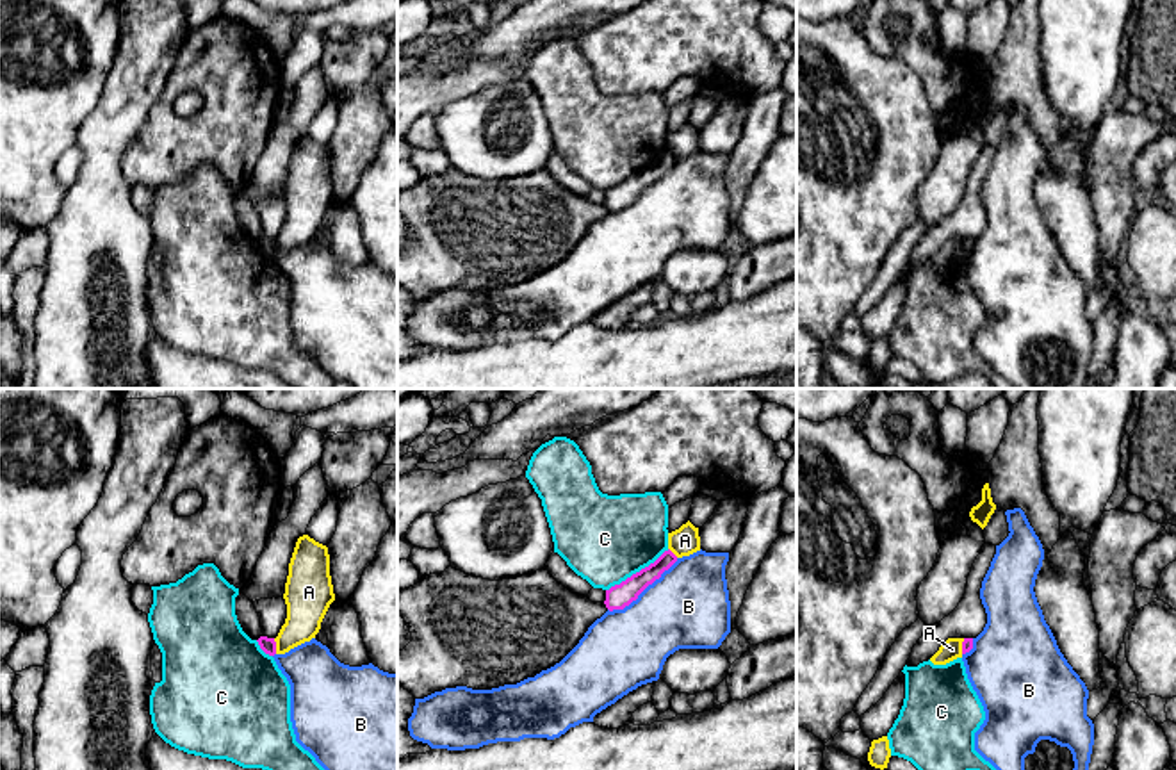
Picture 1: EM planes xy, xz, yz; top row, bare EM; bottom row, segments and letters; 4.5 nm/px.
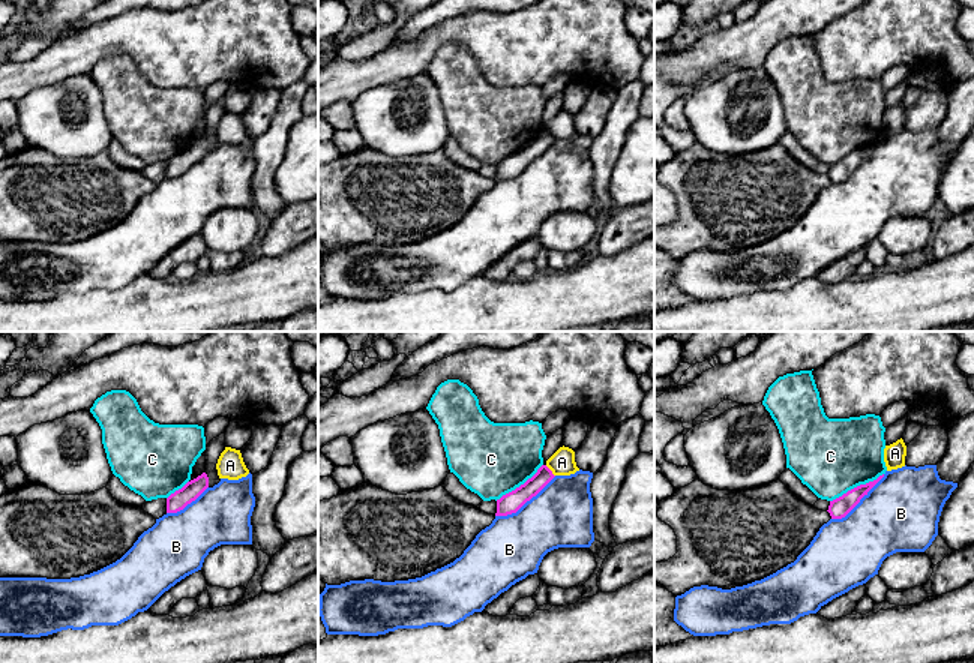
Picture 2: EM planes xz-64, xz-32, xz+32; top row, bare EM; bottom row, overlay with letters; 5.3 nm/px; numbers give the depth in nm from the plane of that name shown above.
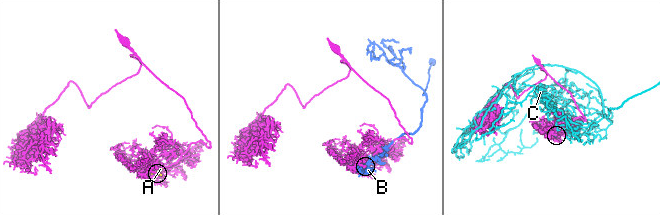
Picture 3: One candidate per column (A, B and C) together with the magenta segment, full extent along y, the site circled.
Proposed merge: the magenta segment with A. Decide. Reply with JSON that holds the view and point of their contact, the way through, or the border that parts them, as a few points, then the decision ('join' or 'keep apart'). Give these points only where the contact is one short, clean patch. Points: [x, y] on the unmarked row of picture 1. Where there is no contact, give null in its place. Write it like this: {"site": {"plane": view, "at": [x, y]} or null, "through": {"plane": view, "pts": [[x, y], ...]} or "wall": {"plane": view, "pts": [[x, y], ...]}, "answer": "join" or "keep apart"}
{"site": {"plane": "xy", "at": [275, 246]}, "wall": {"plane": "xy", "pts": [[273, 239], [277, 253]]}, "answer": "keep apart"}

